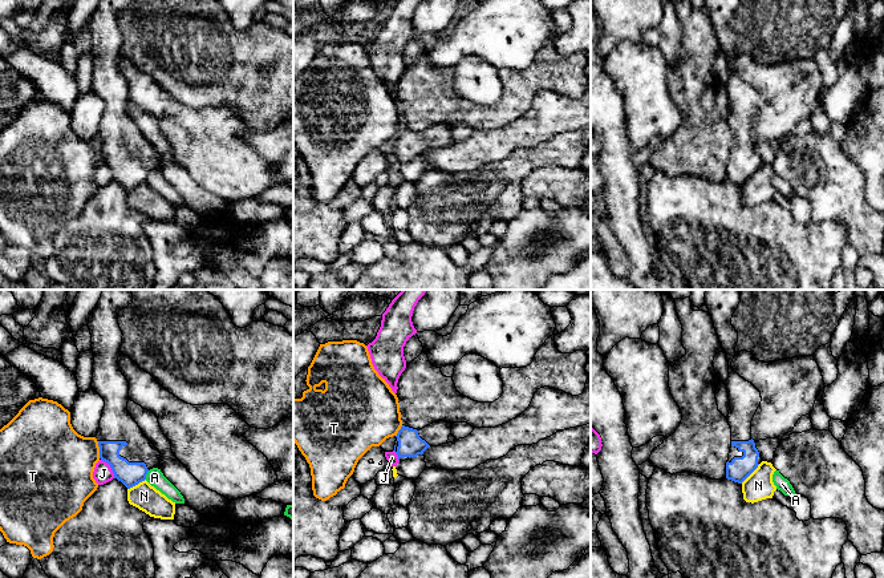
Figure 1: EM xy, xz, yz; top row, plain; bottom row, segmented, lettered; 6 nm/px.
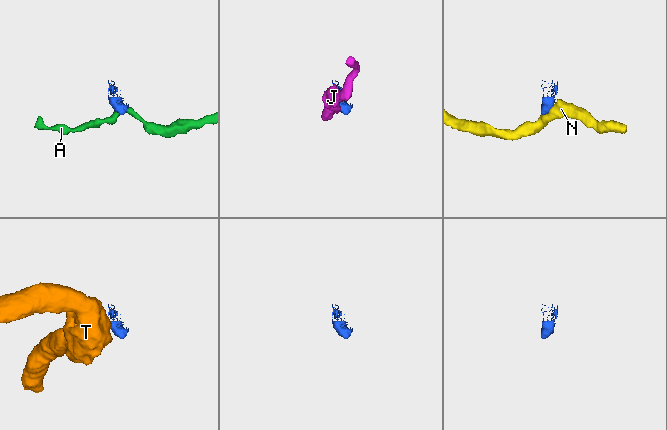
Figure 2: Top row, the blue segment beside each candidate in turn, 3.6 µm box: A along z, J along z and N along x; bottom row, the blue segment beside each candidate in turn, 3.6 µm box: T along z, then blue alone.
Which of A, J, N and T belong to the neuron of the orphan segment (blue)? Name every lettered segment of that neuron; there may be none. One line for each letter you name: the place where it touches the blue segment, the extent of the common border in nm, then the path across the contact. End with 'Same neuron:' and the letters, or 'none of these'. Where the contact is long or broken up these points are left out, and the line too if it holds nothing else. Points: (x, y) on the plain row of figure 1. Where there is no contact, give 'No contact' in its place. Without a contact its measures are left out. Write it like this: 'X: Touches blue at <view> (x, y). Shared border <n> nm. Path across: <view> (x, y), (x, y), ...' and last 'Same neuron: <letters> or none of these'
Same neuron: none of these

